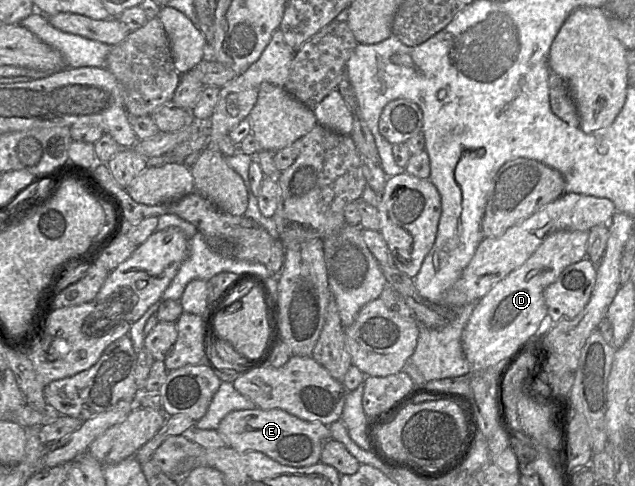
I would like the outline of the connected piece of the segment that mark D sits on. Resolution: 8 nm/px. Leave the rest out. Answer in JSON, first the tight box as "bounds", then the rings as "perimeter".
{"bounds":[461,230,589,369],"perimeter":[[[577,230],[551,233],[522,266],[494,285],[476,303],[461,335],[464,355],[473,369],[495,367],[542,332],[547,315],[543,292],[567,266],[586,257],[588,235],[589,231]]]}

